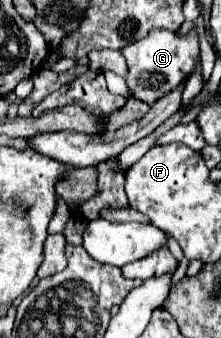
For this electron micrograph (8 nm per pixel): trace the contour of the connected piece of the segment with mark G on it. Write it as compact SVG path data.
M152 29L140 41L134 41L124 49L120 49L120 53L124 55L128 65L126 73L128 91L132 93L132 97L152 105L154 101L162 99L172 89L176 89L180 83L186 83L186 79L196 71L200 55L200 39L194 29L190 29L186 35L168 29Z

